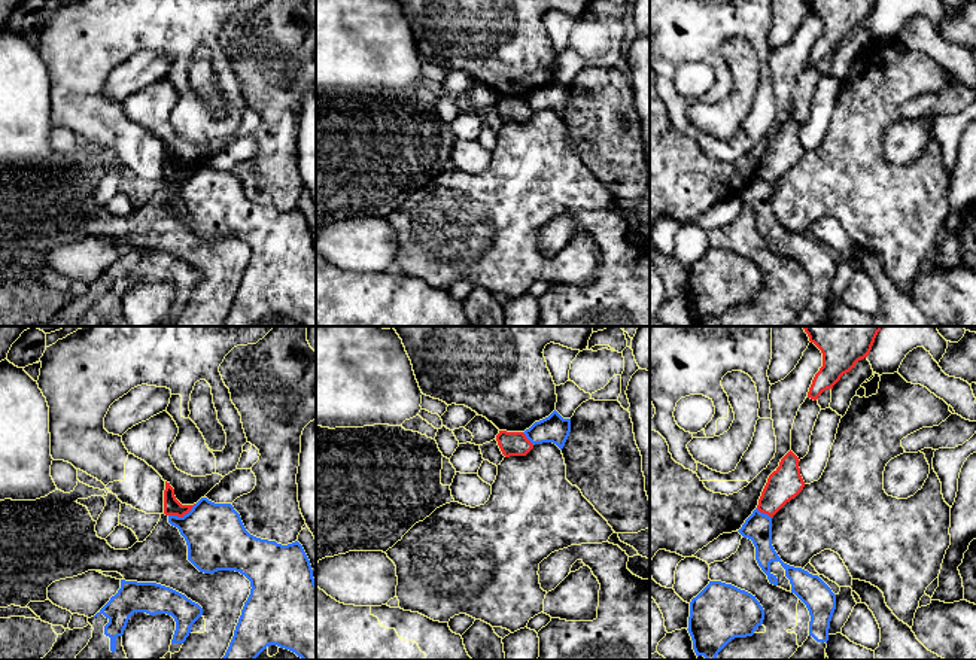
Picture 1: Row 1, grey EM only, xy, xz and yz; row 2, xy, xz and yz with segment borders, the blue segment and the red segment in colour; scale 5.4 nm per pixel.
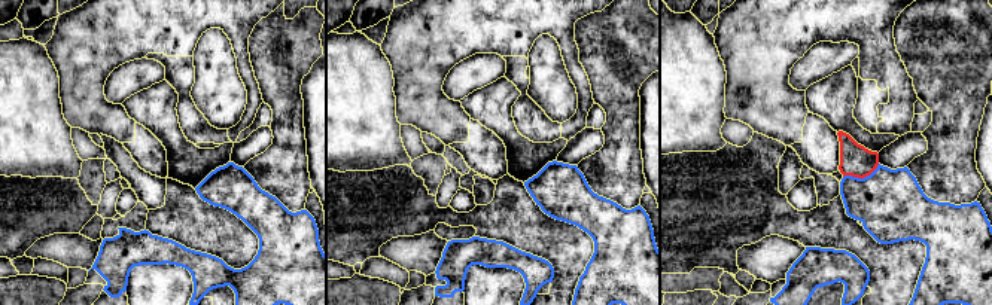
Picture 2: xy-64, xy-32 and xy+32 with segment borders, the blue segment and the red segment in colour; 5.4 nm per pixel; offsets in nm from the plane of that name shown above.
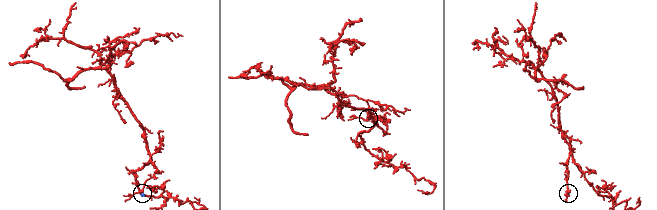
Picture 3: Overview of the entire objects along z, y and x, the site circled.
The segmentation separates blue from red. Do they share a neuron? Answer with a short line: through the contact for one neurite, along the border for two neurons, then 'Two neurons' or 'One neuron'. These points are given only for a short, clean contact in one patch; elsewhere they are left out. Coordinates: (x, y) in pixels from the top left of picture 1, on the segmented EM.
Line: xy (195, 504), (182, 516), (169, 516). Two neurons

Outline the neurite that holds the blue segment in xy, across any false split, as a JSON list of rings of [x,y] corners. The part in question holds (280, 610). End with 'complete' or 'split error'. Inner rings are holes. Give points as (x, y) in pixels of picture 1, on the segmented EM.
[[[201,498],[183,517],[168,515],[168,523],[185,538],[188,560],[200,572],[235,571],[250,581],[250,594],[222,660],[255,660],[270,645],[289,650],[302,660],[316,660],[316,583],[310,560],[298,541],[282,545],[256,538],[246,530],[240,514],[231,504],[215,504],[207,498]]]; complete

